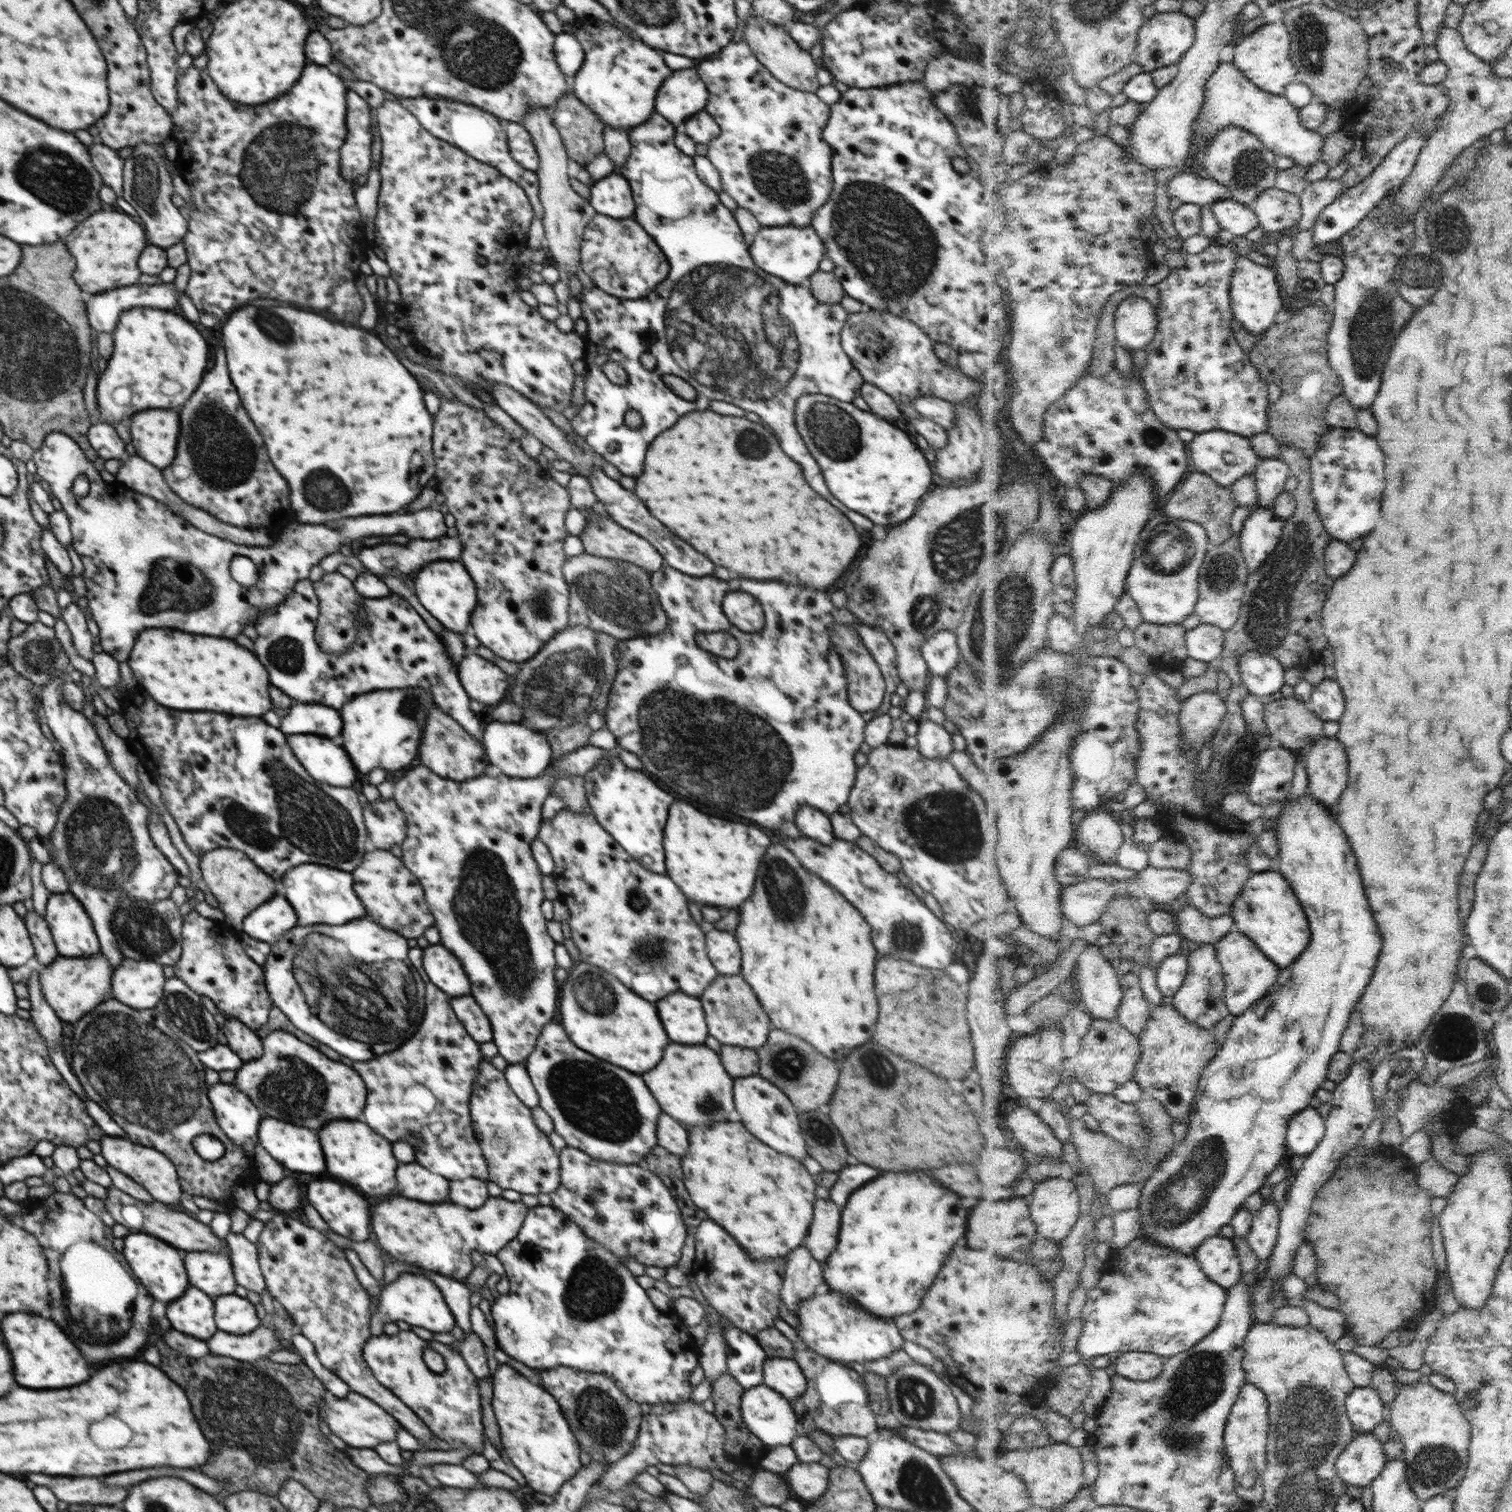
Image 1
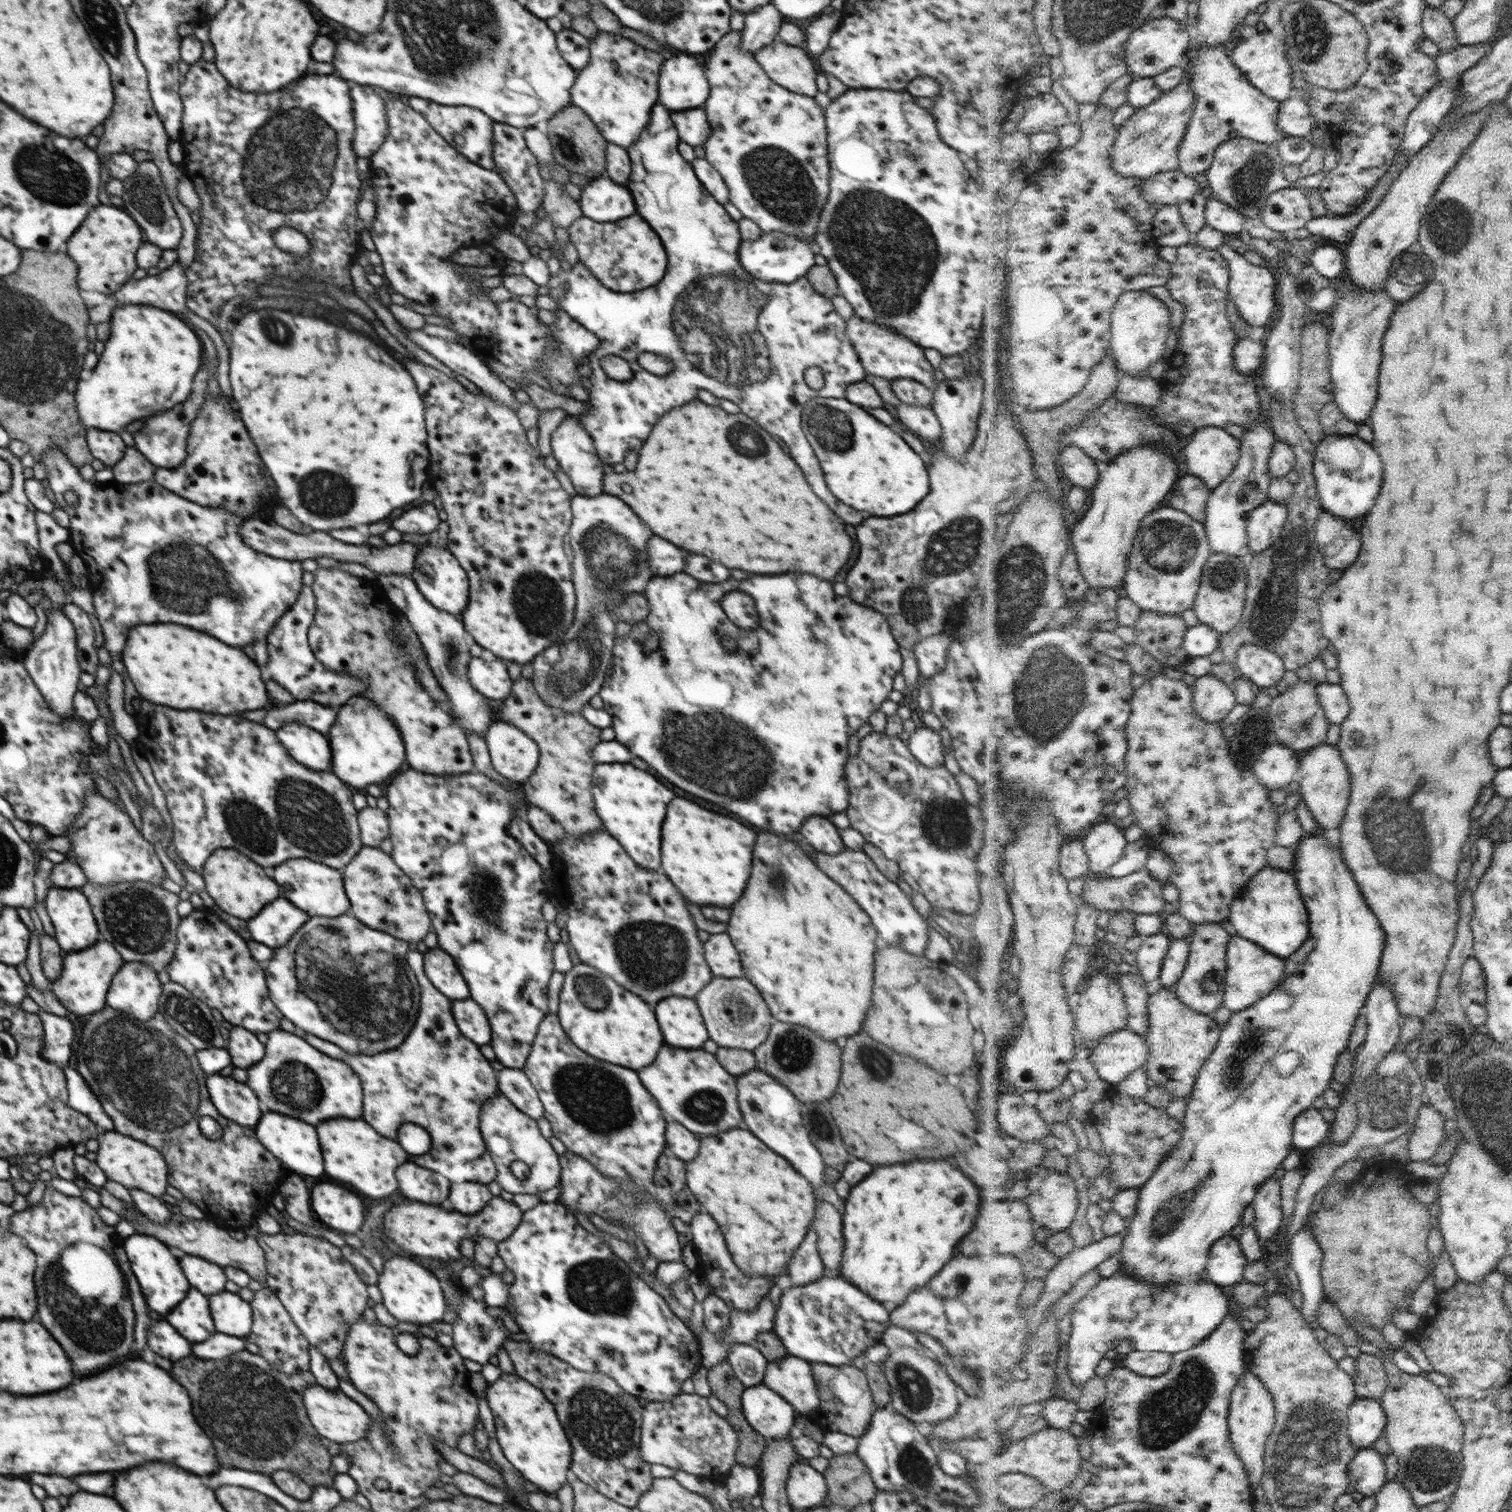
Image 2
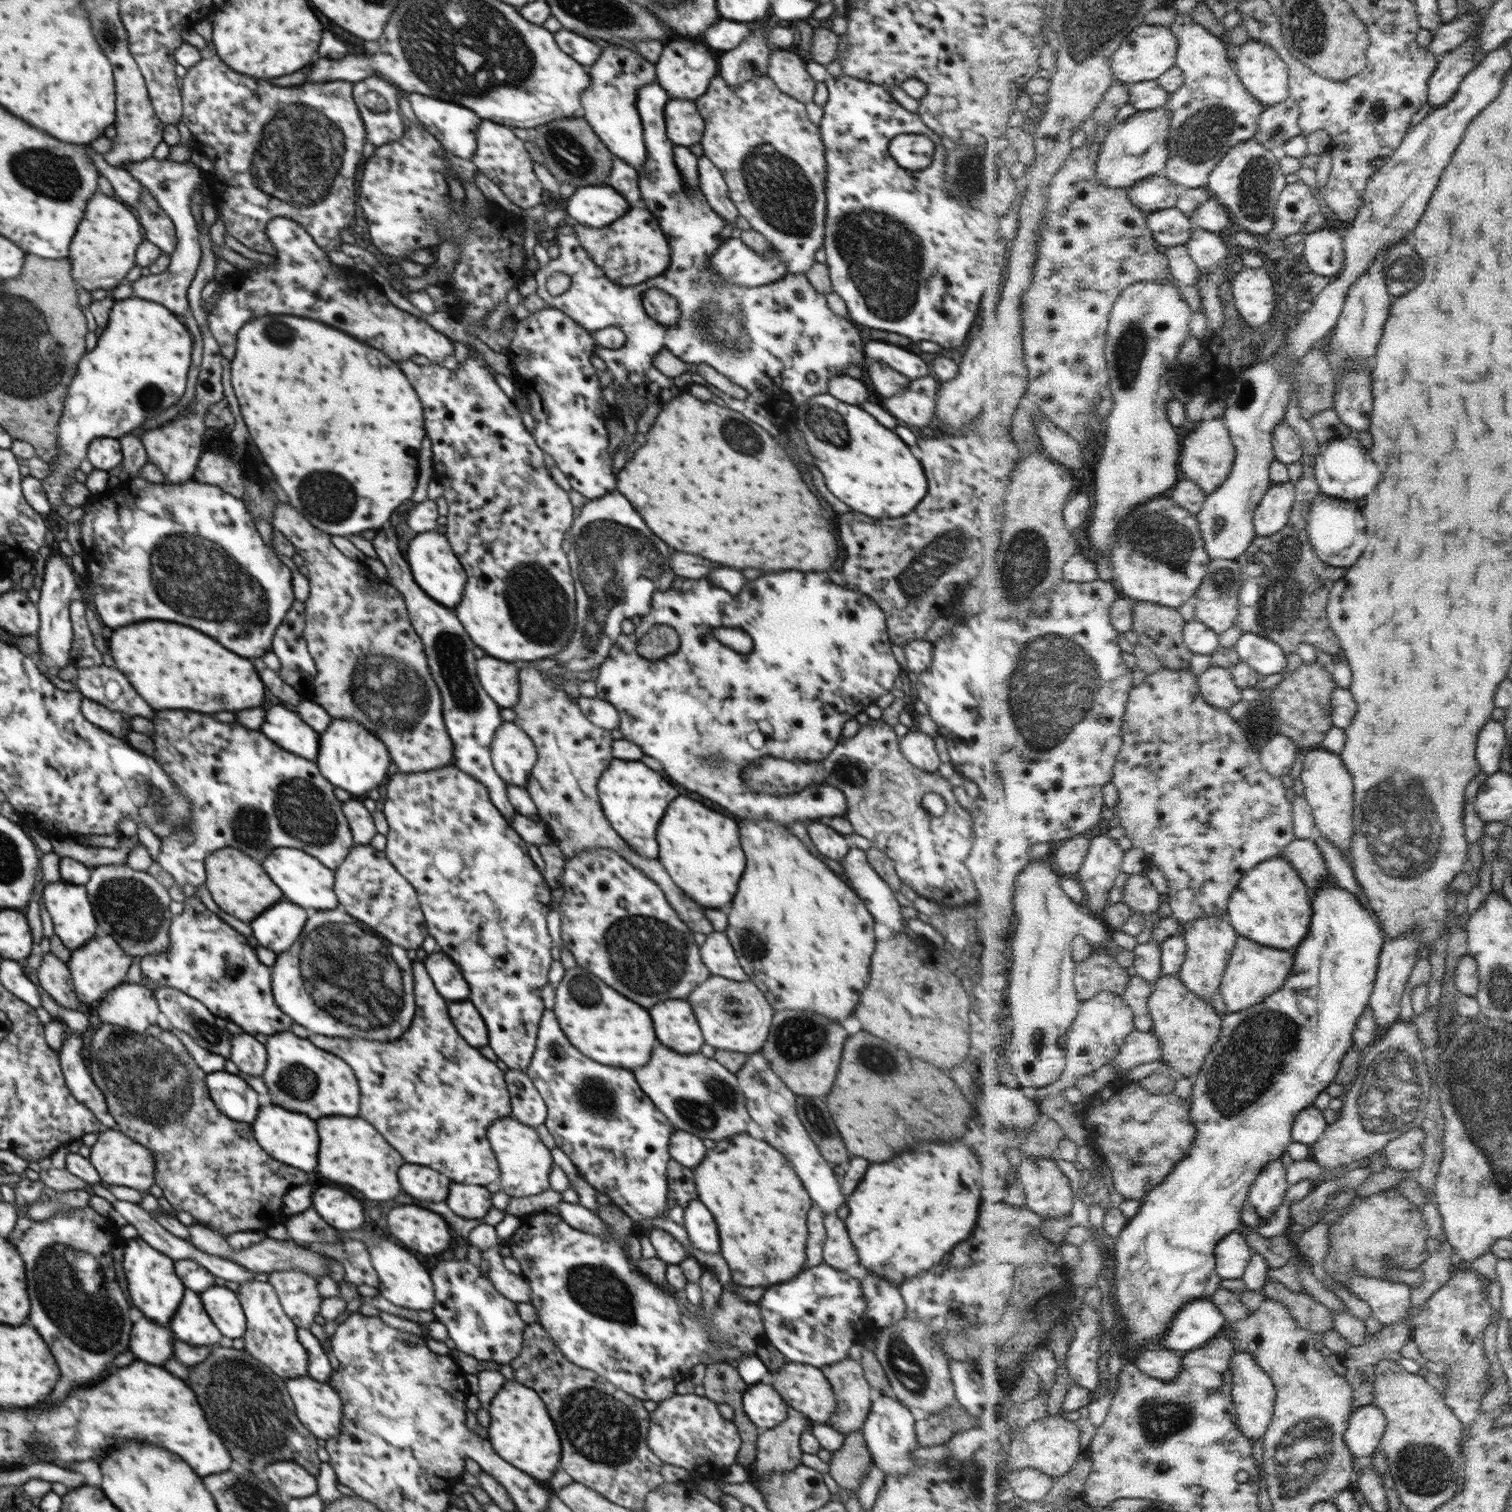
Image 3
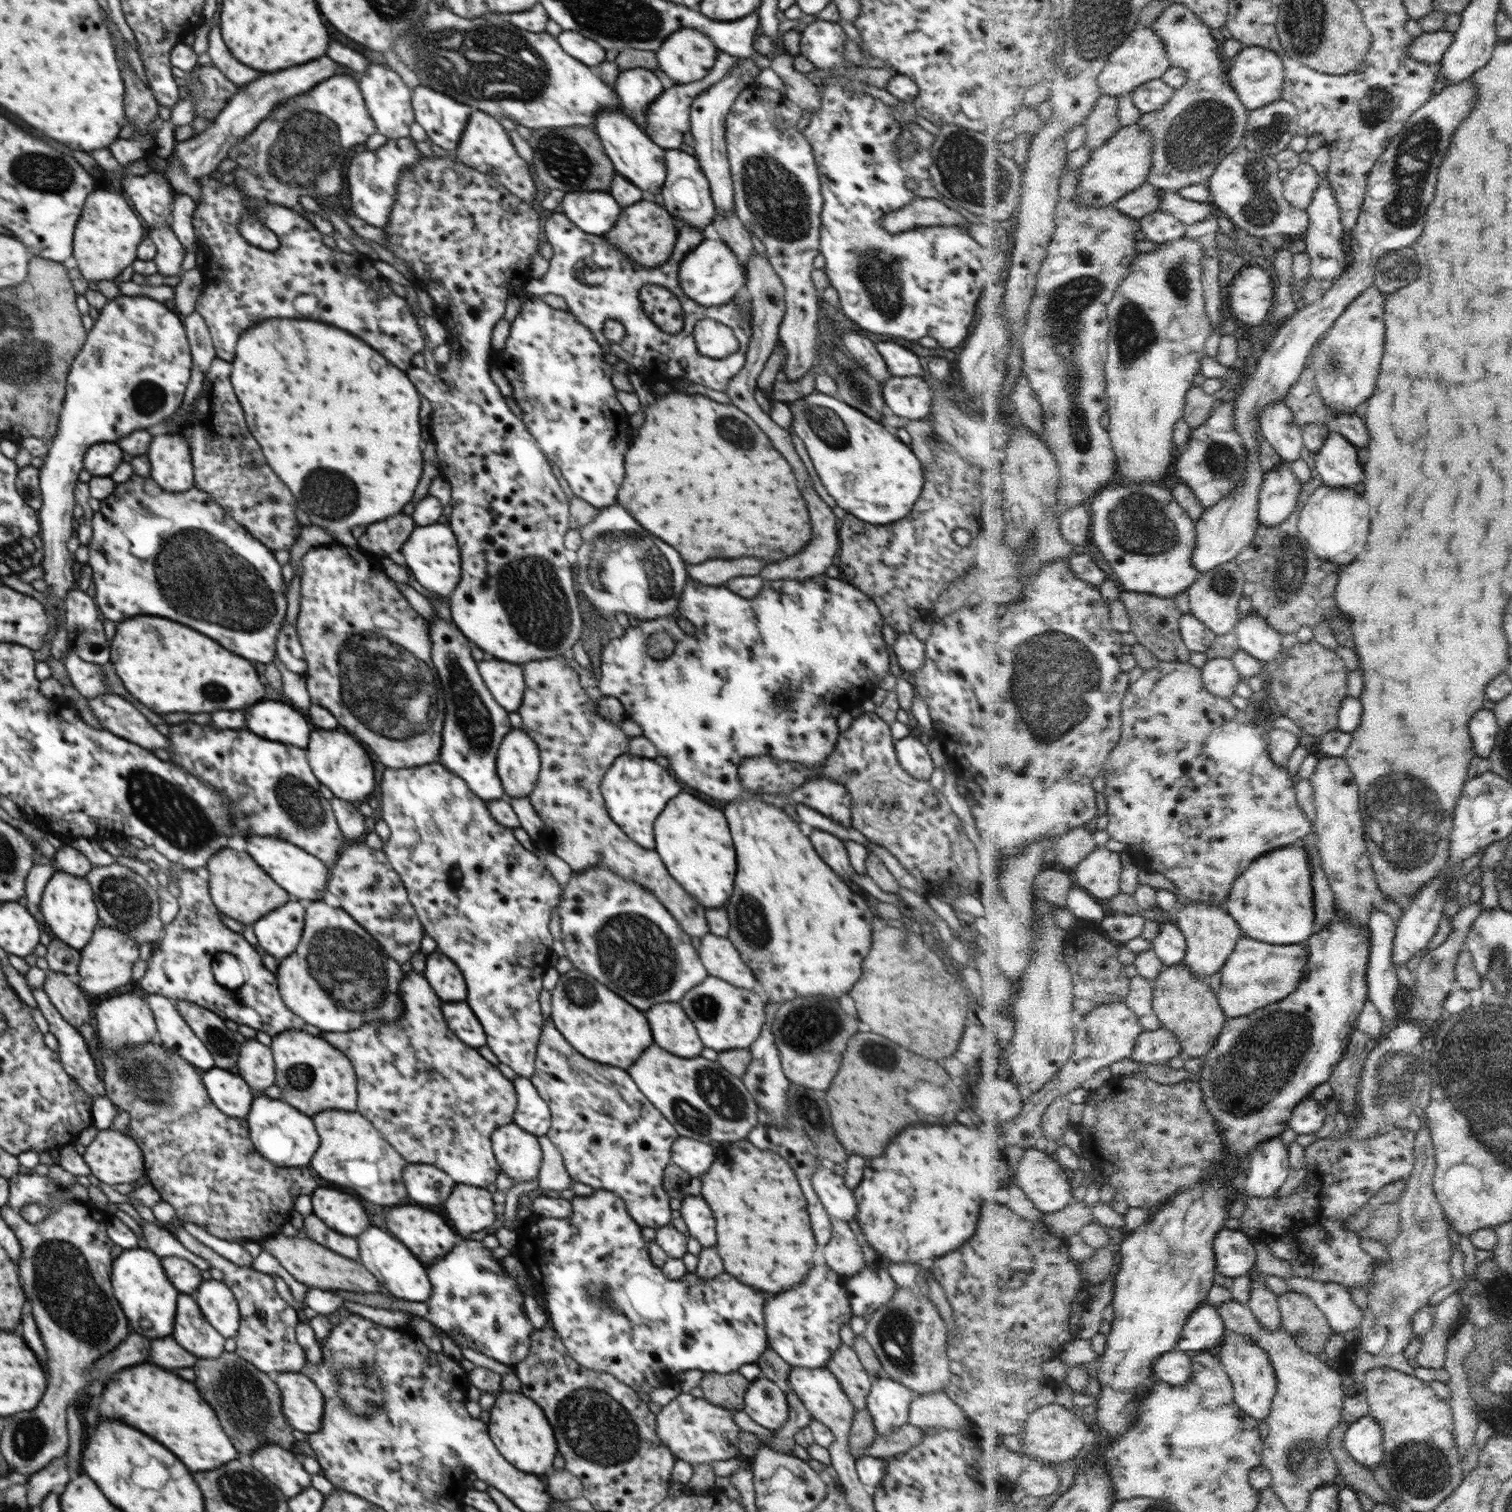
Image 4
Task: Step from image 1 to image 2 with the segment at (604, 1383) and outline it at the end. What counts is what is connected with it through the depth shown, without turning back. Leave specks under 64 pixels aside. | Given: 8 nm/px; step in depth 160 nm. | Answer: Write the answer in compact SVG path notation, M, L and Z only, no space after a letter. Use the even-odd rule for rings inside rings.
M510 1339L505 1350L513 1362L514 1374L538 1388L554 1404L562 1428L568 1432L568 1440L572 1442L572 1466L569 1469L576 1474L576 1478L618 1504L636 1507L640 1496L652 1488L655 1479L650 1473L651 1464L643 1460L640 1454L643 1408L638 1403L638 1397L627 1394L607 1374L576 1370L563 1360L534 1348L529 1342L512 1342Z

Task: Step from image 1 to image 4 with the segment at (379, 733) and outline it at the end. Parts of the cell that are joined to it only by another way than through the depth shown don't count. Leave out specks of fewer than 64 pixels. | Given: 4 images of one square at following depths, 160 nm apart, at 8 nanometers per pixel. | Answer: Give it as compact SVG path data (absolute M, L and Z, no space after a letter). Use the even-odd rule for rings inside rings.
M312 727L305 748L312 773L320 784L328 787L334 797L346 802L362 804L376 788L373 758L368 748L342 728L324 730Z

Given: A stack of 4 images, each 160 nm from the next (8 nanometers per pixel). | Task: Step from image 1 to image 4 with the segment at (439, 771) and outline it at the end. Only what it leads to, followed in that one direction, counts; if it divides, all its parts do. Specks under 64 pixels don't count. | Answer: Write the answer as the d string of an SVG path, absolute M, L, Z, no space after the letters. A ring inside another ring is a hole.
M337 542L321 546L315 545L310 547L303 556L304 575L301 577L302 592L296 628L307 662L307 672L304 676L307 680L310 700L336 716L341 728L356 737L370 752L376 754L378 756L377 760L386 768L415 768L438 763L442 746L446 704L442 698L442 686L438 678L438 672L431 661L431 640L426 619L408 604L397 583L386 575L379 560L380 558L357 544L350 547L340 545Z

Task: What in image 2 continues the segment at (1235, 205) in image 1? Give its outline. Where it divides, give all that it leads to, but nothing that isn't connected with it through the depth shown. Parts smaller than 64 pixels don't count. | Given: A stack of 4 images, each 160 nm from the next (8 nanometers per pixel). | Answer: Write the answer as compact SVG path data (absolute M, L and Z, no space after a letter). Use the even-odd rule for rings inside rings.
M1211 195L1207 206L1208 224L1225 233L1238 233L1248 230L1250 221L1231 204Z

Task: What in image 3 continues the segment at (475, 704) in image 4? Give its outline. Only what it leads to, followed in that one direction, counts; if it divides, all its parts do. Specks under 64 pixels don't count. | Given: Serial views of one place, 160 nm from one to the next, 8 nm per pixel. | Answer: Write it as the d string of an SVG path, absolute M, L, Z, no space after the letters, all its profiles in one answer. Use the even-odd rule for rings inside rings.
M392 530L378 532L372 543L378 558L386 567L387 578L390 578L387 583L398 590L406 603L412 628L418 633L424 645L434 686L441 692L445 727L454 745L455 760L452 765L464 774L472 776L480 784L484 784L492 805L510 822L516 812L507 796L508 785L500 779L491 761L491 742L496 729L504 721L500 717L500 707L482 688L476 674L477 659L474 657L476 644L465 631L454 609L437 603L416 584L409 565L398 550L398 538Z

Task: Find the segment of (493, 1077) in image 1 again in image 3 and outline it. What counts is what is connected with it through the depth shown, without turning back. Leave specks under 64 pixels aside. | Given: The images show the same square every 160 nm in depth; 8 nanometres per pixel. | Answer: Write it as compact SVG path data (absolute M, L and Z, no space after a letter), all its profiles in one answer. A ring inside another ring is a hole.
M510 1115L500 1117L487 1128L487 1139L499 1164L501 1190L510 1197L534 1196L550 1189L549 1176L554 1161L550 1149L540 1140L537 1129Z

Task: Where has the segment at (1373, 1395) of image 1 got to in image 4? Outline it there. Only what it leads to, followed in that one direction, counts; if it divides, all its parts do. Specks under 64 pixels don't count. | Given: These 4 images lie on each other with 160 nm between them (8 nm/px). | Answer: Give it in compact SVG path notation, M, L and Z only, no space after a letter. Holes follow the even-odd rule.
M1370 1415L1351 1423L1345 1438L1348 1450L1363 1464L1376 1470L1385 1459L1384 1427Z

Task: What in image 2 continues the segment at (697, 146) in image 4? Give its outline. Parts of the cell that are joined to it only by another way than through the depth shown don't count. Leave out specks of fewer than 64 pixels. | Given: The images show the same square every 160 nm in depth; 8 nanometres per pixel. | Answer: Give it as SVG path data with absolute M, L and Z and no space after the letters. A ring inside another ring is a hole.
M771 2L756 7L745 14L741 47L755 56L757 50L778 38L780 27L785 21L786 17Z

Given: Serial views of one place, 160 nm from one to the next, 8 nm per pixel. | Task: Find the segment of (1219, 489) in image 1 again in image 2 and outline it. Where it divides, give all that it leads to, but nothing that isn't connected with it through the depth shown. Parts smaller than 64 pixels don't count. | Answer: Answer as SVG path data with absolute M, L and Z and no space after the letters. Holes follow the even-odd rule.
M1189 473L1179 480L1172 492L1169 504L1174 508L1188 512L1196 520L1206 523L1207 506L1214 491L1203 478Z

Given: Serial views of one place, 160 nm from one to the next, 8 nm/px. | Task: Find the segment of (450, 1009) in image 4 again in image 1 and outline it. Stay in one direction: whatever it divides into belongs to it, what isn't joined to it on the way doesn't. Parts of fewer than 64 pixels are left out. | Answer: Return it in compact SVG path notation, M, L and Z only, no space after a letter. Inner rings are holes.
M472 995L451 997L450 1001L457 1019L476 1043L482 1045L492 1041L491 1022Z

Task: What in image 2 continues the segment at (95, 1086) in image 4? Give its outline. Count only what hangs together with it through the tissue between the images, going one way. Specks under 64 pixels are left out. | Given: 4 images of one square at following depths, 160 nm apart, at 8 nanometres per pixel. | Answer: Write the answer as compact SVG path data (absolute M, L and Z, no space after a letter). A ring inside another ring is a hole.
M69 1067L63 1068L68 1089L67 1105L87 1116L102 1131L114 1131L113 1120L105 1113L97 1095L91 1090L80 1073Z

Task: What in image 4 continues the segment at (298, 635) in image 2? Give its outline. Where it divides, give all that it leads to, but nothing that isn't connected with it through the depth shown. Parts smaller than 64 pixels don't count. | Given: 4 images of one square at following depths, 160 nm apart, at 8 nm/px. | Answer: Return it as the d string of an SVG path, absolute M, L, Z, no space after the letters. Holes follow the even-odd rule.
M283 623L275 642L276 658L292 672L304 675L307 672L305 654L297 633L296 624Z

